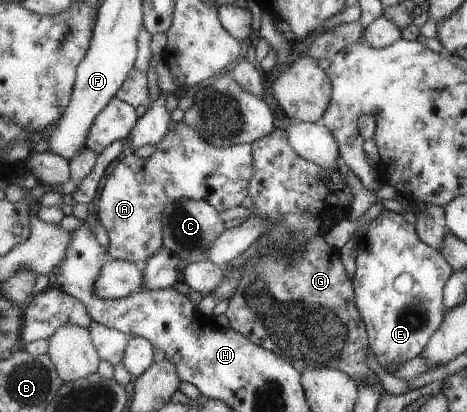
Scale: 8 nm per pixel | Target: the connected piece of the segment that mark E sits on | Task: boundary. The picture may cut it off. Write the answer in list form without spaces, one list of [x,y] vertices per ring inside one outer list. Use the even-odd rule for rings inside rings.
[[[382,208],[378,216],[367,223],[365,232],[358,241],[352,287],[355,306],[359,308],[359,314],[367,324],[369,349],[384,371],[391,374],[399,363],[418,356],[427,345],[428,338],[442,325],[443,315],[447,311],[443,303],[443,287],[451,275],[451,264],[438,249],[430,247],[419,238],[415,227],[407,223],[402,214]],[[402,273],[408,273],[412,279],[412,286],[408,291],[397,291],[392,284]]]

